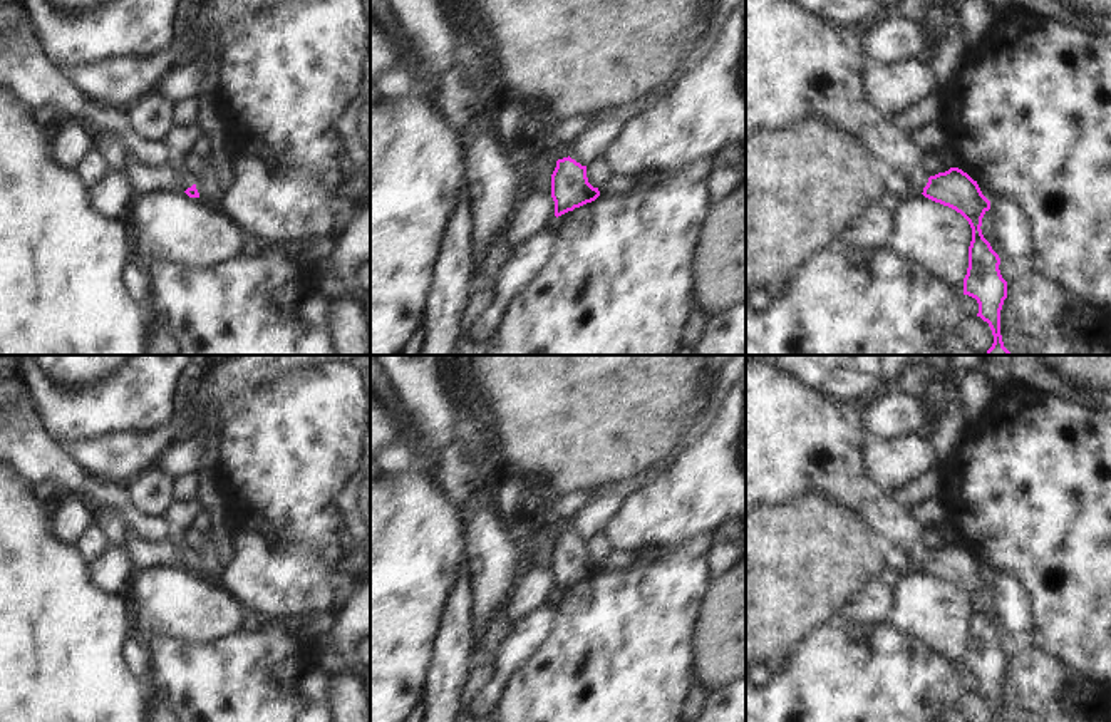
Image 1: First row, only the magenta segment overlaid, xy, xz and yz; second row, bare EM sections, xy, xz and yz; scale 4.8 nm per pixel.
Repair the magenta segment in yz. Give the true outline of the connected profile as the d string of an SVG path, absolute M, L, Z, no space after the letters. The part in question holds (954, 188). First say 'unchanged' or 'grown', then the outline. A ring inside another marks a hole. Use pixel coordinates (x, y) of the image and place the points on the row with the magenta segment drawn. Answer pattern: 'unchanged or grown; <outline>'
grown; M746 0L746 137L759 127L781 129L806 117L828 119L858 137L875 159L905 174L912 194L923 194L960 213L972 228L964 295L977 300L977 317L992 330L994 343L987 355L1012 355L1000 335L1007 281L999 270L999 255L980 229L990 201L982 194L977 181L959 168L935 176L925 173L922 147L910 136L902 134L866 97L863 77L870 65L863 37L850 32L846 25L818 18L791 0Z

